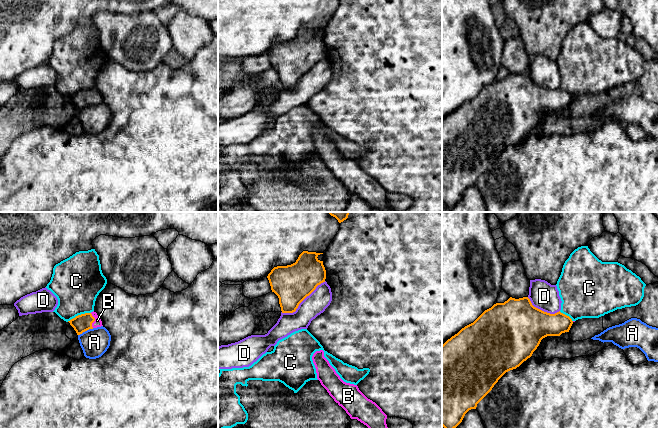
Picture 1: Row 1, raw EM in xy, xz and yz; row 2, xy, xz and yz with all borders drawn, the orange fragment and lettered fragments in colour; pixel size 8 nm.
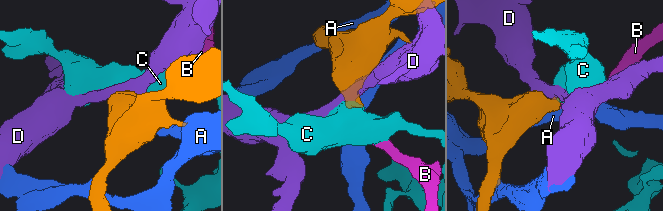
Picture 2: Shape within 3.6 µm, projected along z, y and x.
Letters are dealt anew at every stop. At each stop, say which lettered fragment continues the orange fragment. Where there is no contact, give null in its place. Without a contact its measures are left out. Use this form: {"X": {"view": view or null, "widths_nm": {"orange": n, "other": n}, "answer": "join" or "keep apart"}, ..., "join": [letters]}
{"A": {"view": "xy", "widths_nm": {"orange": 140, "other": 220}, "answer": "keep apart"}, "B": {"view": "xy", "widths_nm": {"orange": 140, "other": 60}, "answer": "join"}, "C": {"view": "xy", "widths_nm": {"orange": 140, "other": 380}, "answer": "keep apart"}, "D": {"view": "xz", "widths_nm": {"orange": 300, "other": 180}, "answer": "keep apart"}, "join": ["B"]}

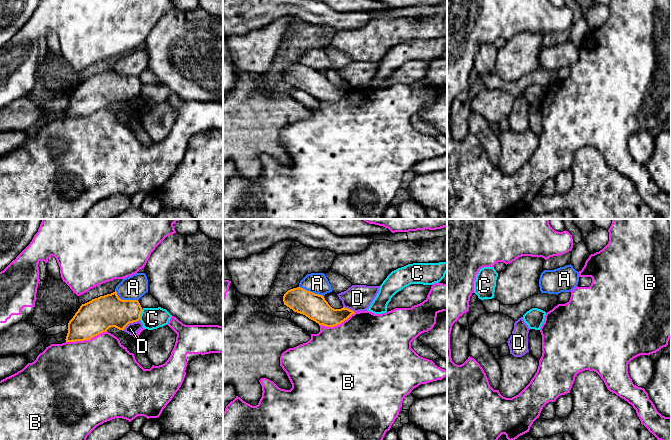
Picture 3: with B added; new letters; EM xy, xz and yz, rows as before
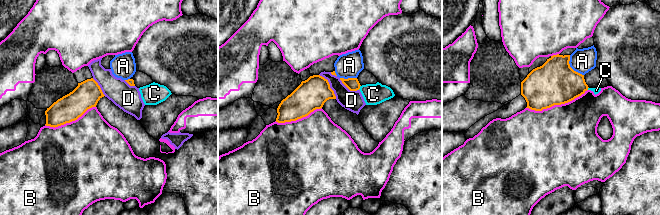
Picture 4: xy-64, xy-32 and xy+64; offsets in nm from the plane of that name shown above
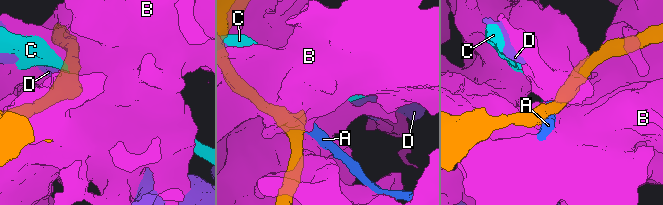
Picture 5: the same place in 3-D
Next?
{"A": {"view": "xy", "widths_nm": {"orange": 280, "other": 190}, "answer": "keep apart"}, "B": {"view": "xy", "widths_nm": {"orange": 280, "other": 480}, "answer": "keep apart"}, "C": {"view": "xy", "widths_nm": {"orange": 260, "other": 180}, "answer": "keep apart"}, "D": {"view": "xy", "widths_nm": {"orange": 260, "other": 100}, "answer": "keep apart"}, "join": []}

